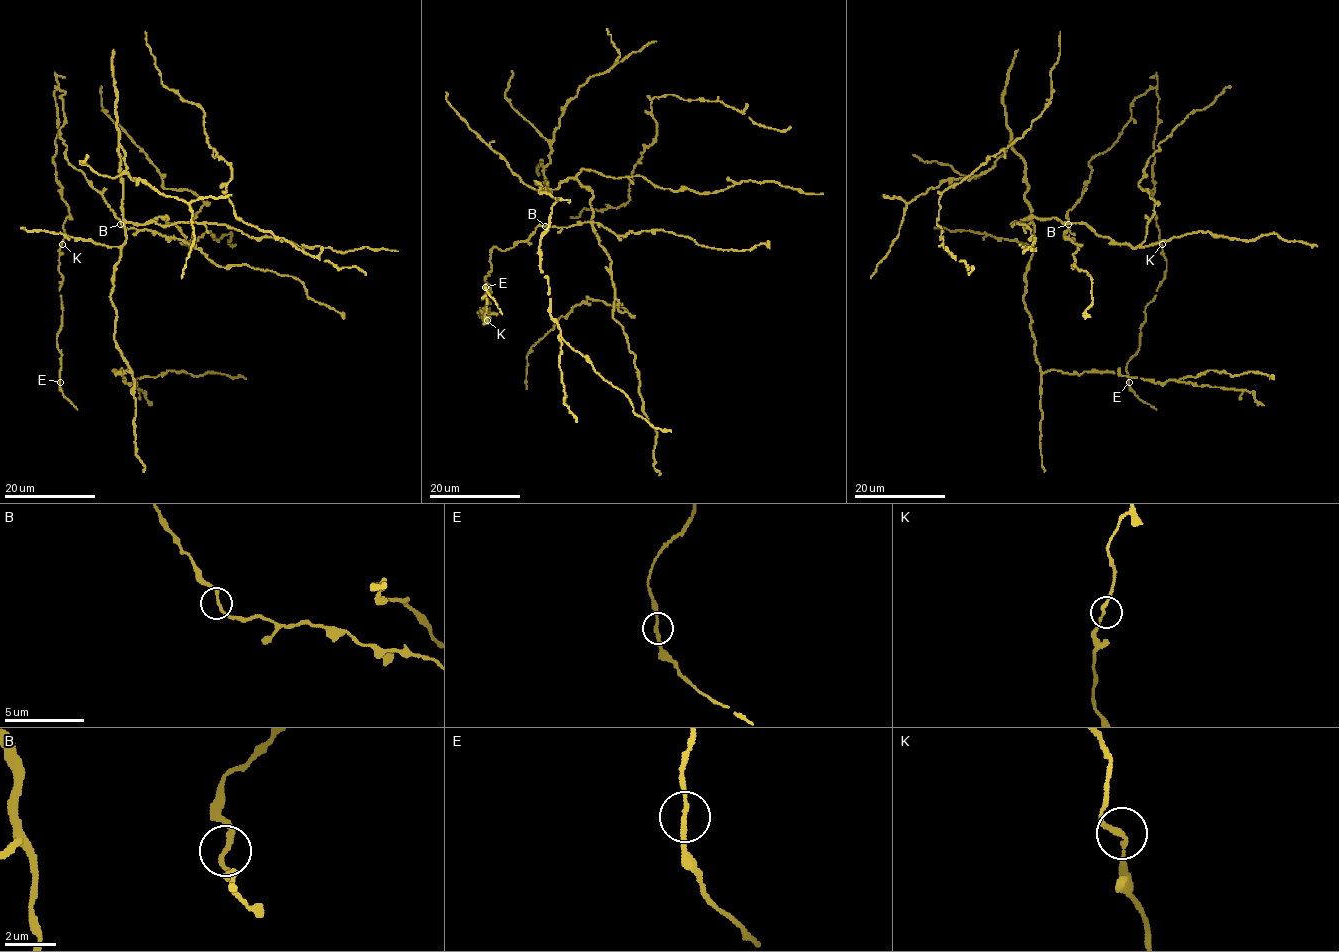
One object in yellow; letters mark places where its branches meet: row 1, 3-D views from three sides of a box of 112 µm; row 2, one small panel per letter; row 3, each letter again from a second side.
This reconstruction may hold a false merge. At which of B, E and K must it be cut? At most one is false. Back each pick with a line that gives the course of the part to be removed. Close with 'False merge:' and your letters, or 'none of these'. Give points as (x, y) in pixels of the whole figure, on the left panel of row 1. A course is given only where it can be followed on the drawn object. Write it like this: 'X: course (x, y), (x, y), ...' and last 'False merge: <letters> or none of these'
False merge: none of these

